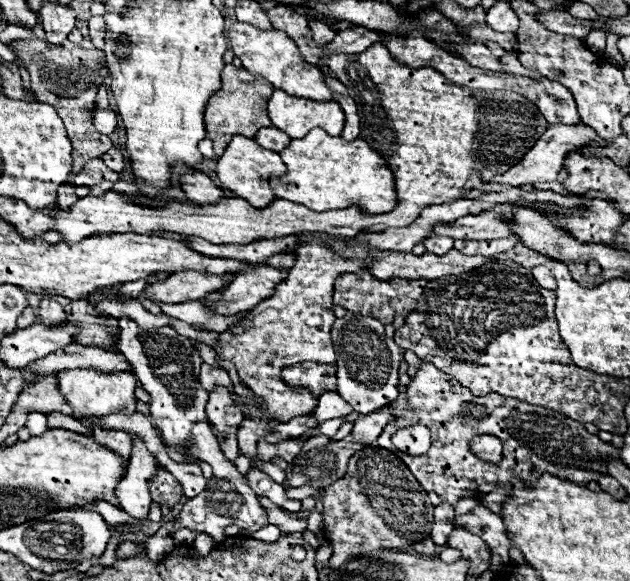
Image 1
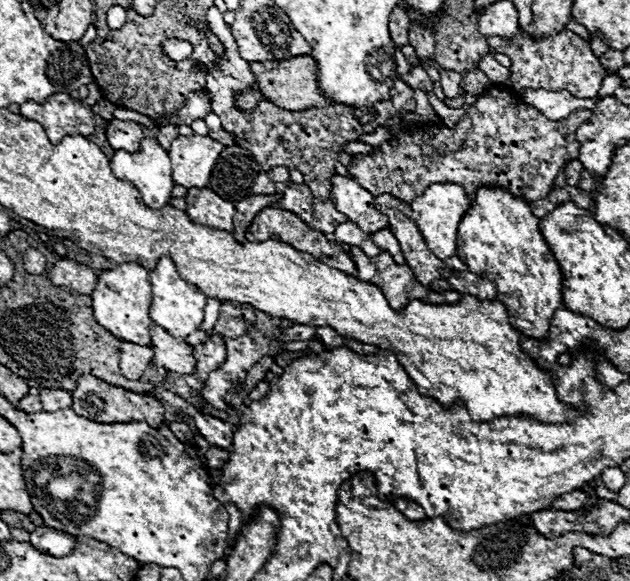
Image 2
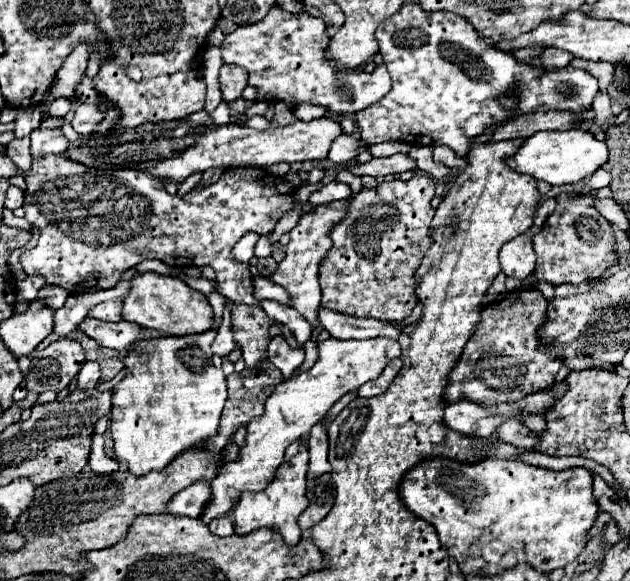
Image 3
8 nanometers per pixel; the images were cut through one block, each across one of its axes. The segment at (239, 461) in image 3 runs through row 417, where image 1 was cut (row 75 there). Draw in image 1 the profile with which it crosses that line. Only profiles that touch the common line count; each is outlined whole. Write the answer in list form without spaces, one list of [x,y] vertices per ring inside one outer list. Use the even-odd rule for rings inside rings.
[[[232,22],[228,26],[228,38],[230,38],[230,48],[242,60],[242,66],[256,76],[266,78],[274,88],[284,90],[290,96],[298,96],[298,98],[306,98],[306,100],[314,100],[314,102],[334,100],[332,90],[324,82],[322,70],[308,64],[300,56],[298,46],[294,44],[292,38],[288,38],[286,32],[258,30],[250,24],[244,24],[244,22]]]

